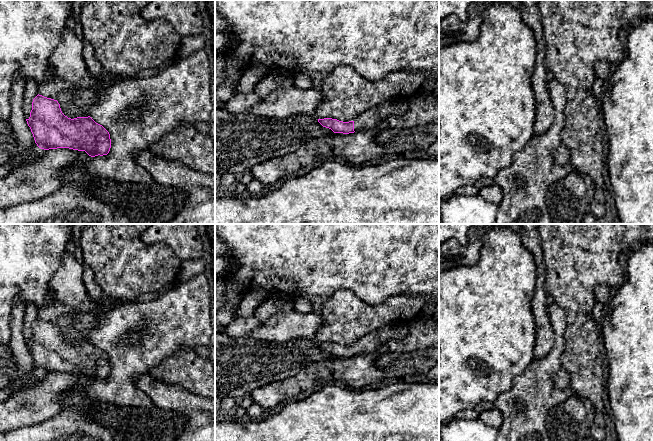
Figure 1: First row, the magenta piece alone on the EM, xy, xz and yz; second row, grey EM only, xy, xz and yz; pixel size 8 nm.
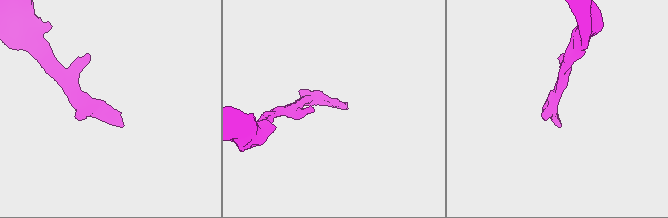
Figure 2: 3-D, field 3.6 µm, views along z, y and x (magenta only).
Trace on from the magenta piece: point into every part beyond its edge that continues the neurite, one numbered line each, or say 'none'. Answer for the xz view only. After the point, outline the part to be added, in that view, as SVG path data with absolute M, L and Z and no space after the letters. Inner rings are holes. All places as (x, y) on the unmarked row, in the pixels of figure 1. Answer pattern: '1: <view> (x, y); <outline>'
1: xz (370, 342); M405 323L389 324L383 328L376 329L353 344L354 355L369 354L376 351L384 342L403 339L408 335L409 330L410 325Z

